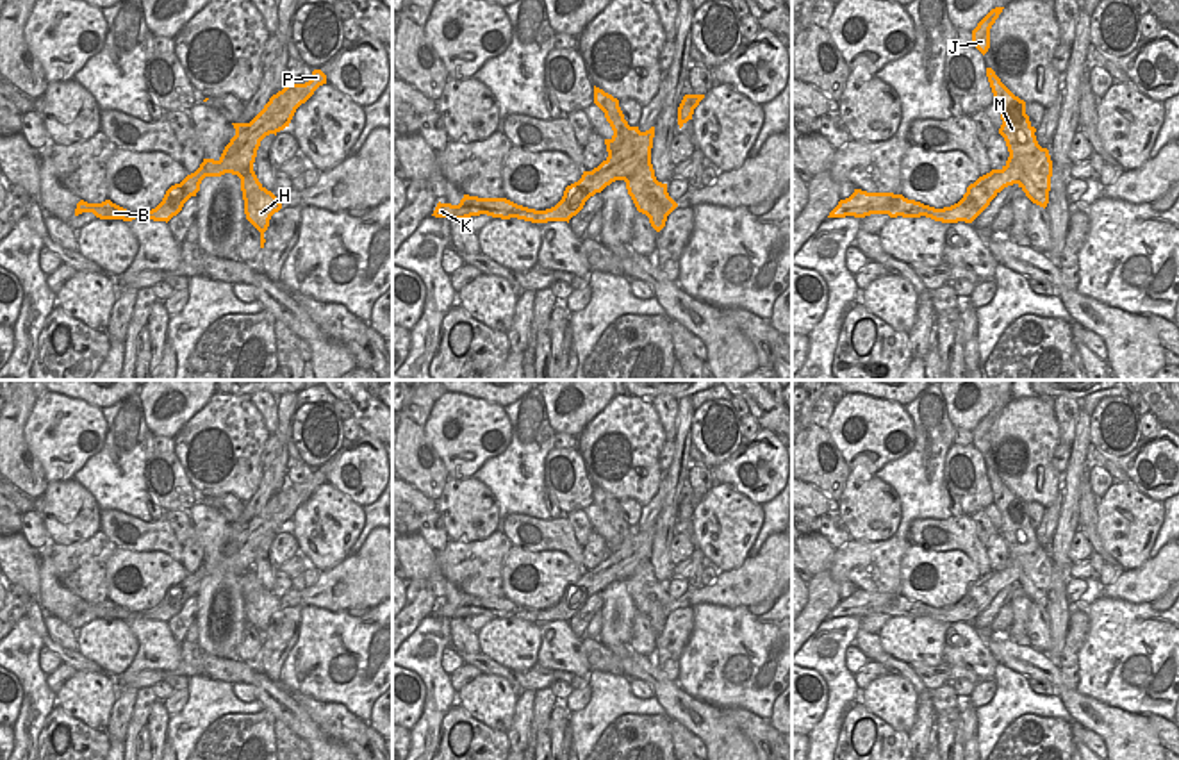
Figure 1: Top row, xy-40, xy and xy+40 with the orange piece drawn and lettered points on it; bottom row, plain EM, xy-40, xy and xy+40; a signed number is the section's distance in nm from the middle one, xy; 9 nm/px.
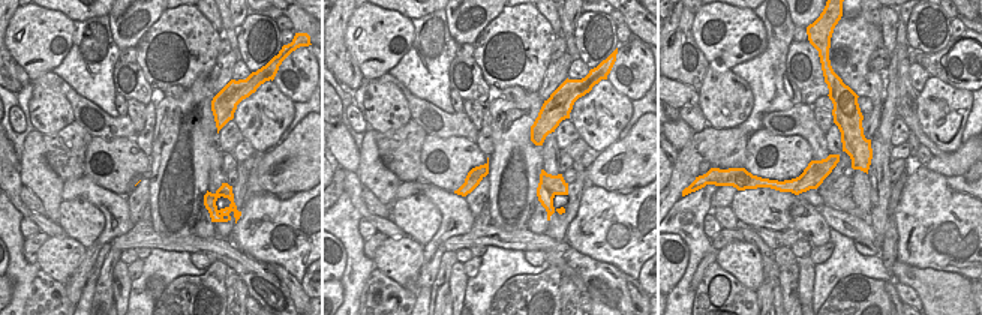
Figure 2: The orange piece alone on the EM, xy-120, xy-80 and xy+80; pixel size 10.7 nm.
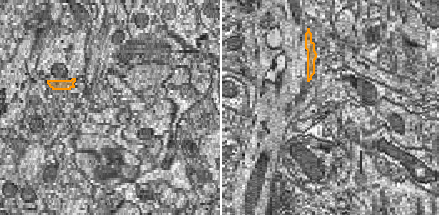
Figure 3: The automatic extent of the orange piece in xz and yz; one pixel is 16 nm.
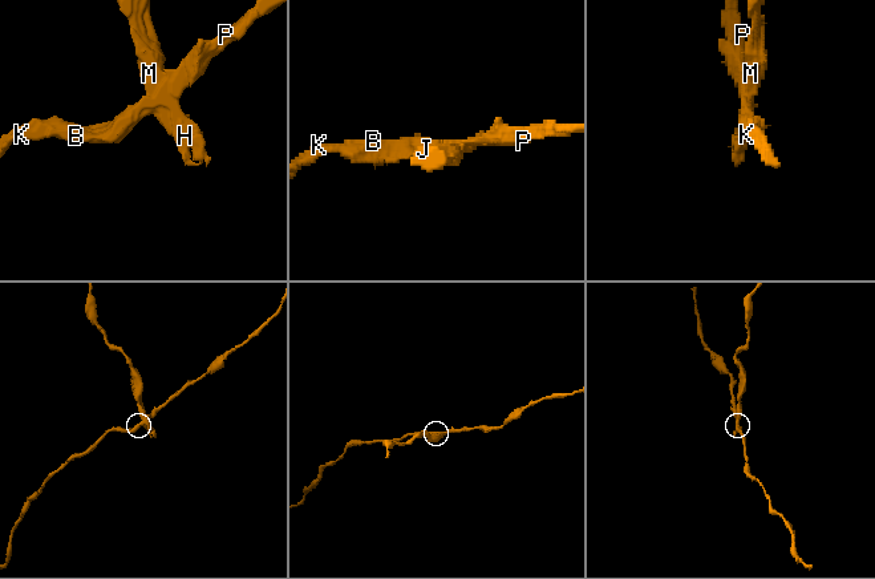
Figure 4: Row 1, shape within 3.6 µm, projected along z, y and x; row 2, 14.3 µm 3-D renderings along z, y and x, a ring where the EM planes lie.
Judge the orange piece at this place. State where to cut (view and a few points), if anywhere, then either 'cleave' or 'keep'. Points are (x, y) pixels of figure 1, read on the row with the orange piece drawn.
xy+40 (1035, 129), (1021, 148), (1021, 179), (1017, 182) | cleave

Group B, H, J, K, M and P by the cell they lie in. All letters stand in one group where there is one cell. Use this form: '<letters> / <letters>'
B K P / H J M

